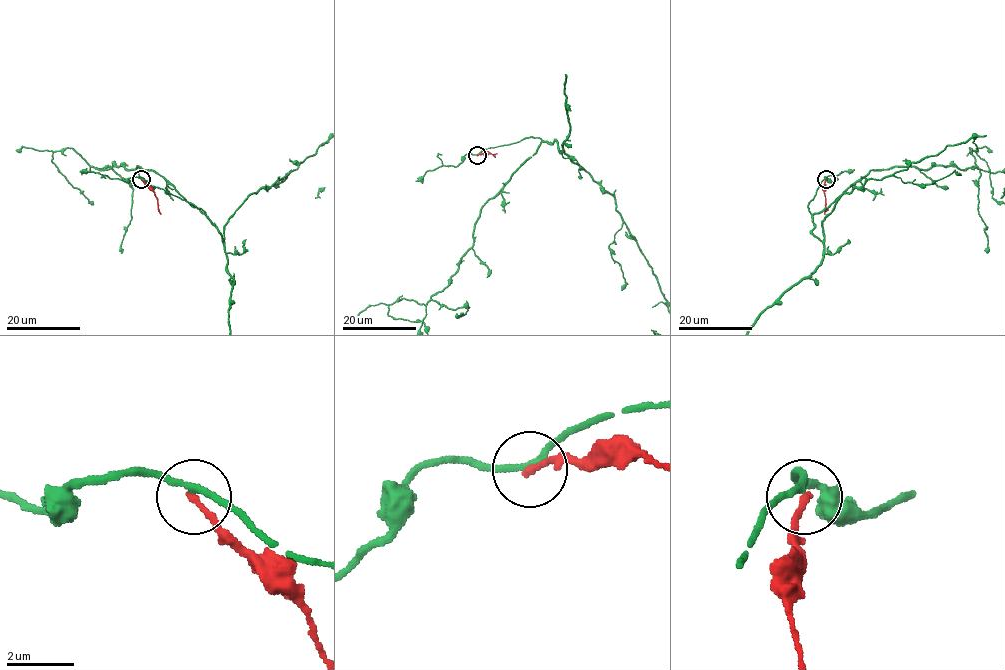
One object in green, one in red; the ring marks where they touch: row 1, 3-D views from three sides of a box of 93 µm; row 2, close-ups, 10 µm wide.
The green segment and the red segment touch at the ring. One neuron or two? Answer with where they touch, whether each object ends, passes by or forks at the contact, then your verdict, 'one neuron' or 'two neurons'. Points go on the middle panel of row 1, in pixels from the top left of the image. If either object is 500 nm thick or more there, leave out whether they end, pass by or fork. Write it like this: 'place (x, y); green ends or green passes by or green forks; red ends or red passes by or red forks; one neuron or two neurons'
place (477, 155); green passes by; red ends; one neuron

